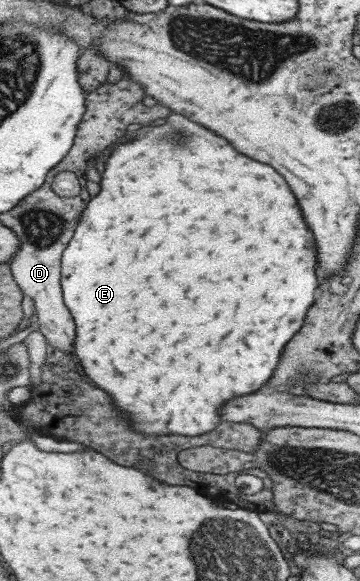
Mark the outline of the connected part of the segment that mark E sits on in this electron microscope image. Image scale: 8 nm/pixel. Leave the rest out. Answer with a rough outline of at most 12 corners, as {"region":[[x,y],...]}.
{"region":[[175,113],[62,257],[73,355],[207,435],[315,303],[273,167]]}

